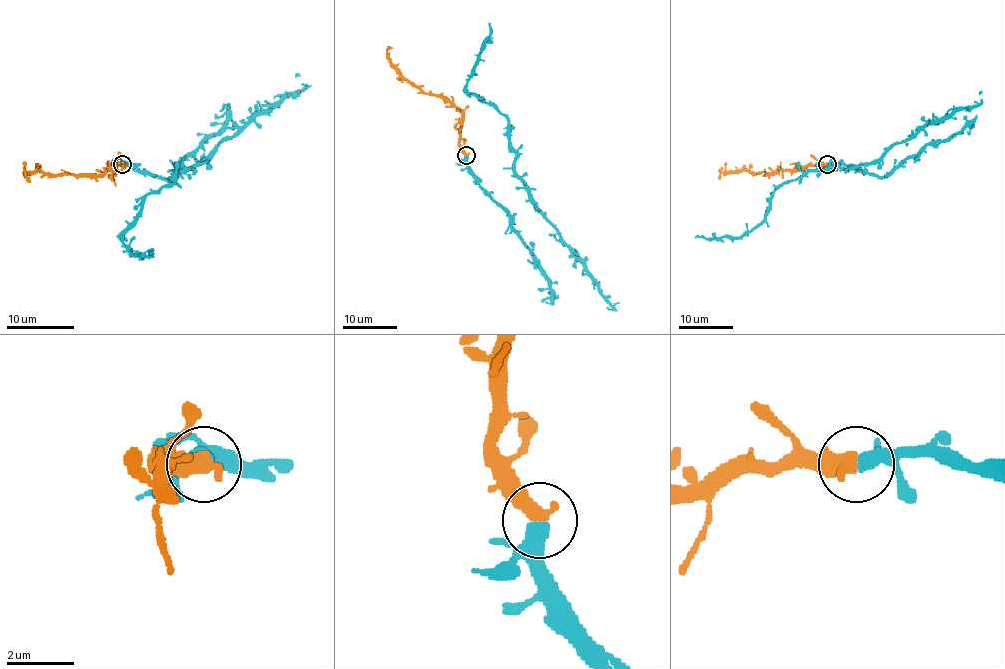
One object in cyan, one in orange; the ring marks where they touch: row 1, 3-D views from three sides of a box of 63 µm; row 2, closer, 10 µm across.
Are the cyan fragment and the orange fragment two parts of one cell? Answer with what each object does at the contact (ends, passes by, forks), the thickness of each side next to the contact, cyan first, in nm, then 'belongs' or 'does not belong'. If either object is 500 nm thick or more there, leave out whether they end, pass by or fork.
calibres 280 and 500 nm; belongs

